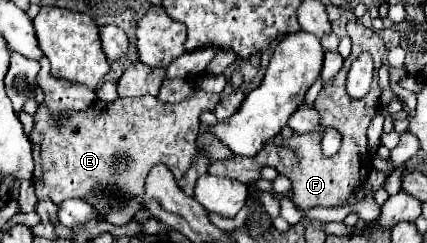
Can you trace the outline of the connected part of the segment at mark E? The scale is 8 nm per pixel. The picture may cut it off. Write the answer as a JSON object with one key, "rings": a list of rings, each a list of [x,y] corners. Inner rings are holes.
{"rings":[[[196,88],[196,94],[180,104],[166,104],[154,96],[144,98],[118,98],[114,102],[96,100],[88,110],[74,112],[66,110],[60,116],[54,116],[46,104],[38,106],[34,114],[34,126],[30,132],[32,140],[32,158],[34,158],[34,178],[32,184],[36,188],[36,198],[50,198],[54,204],[62,204],[68,198],[88,198],[104,192],[106,188],[116,188],[130,198],[144,194],[144,182],[152,166],[164,164],[172,170],[172,174],[180,180],[184,172],[192,166],[198,150],[196,136],[200,132],[200,114],[204,110],[214,110],[220,102],[218,94],[208,94]]]}

